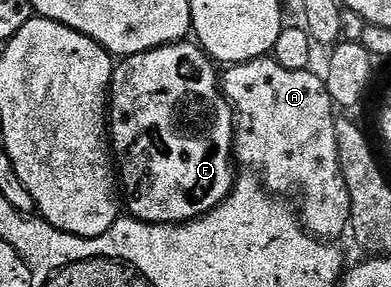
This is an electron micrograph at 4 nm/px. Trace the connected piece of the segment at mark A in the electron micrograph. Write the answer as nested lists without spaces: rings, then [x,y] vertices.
[[[269,55],[227,66],[222,73],[222,88],[225,99],[232,104],[232,115],[236,122],[235,160],[239,164],[241,161],[245,170],[257,174],[269,193],[287,195],[289,198],[300,197],[300,223],[313,237],[336,239],[332,237],[340,237],[349,232],[352,204],[346,179],[340,173],[336,134],[338,113],[330,91],[327,90],[325,78],[319,72],[312,72],[311,68],[287,70],[274,56]]]

